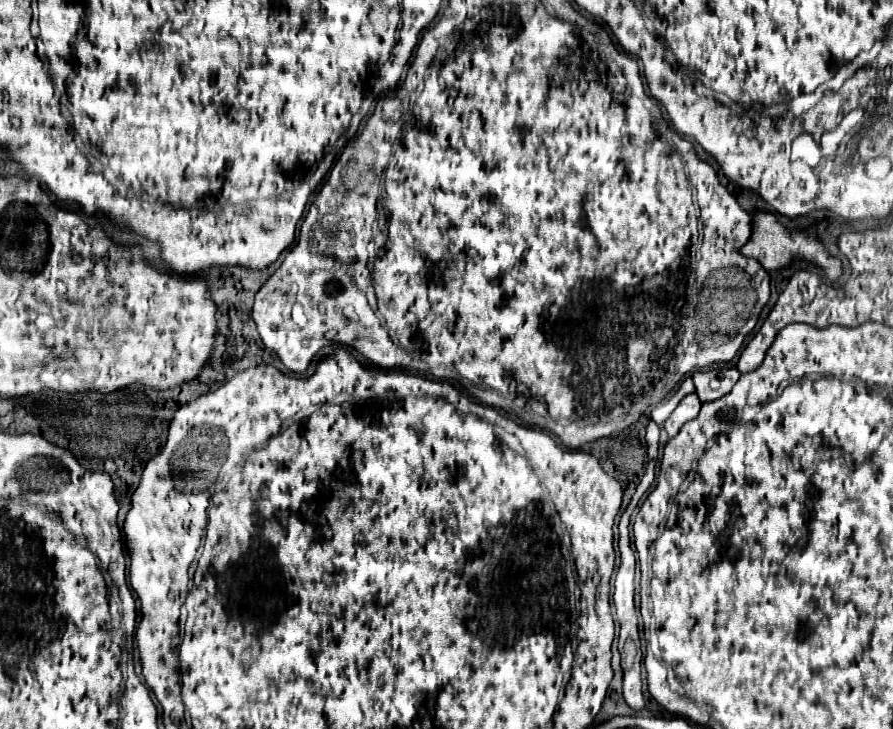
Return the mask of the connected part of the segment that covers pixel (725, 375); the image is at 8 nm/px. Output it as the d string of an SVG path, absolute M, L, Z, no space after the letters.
M733 365L719 367L713 371L695 371L693 373L695 391L703 403L715 401L715 399L719 399L731 391L731 387L737 383L739 375L741 373Z

